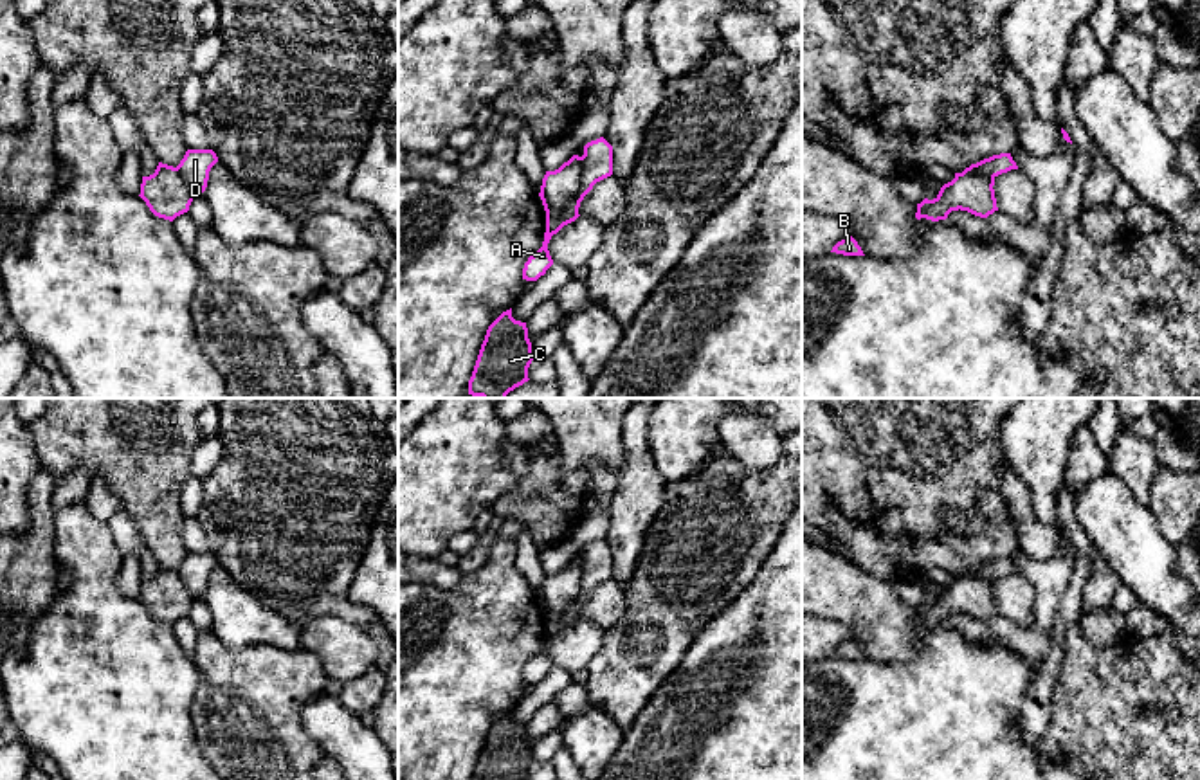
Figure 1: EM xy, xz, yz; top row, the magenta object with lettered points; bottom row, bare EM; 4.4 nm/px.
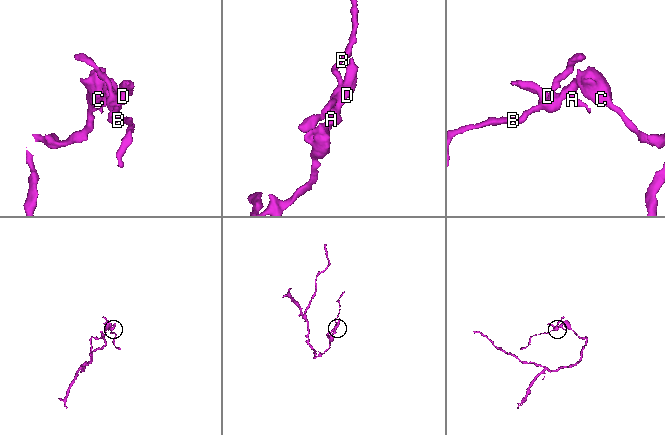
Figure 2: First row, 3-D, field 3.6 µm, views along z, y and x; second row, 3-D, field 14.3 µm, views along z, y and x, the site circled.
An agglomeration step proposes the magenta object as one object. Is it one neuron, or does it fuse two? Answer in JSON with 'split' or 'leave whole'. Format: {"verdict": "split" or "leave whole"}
{"verdict": "split"}

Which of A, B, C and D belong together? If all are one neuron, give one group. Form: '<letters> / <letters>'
A C D / B

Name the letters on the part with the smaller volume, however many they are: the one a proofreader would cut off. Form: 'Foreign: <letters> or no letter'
Foreign: B

